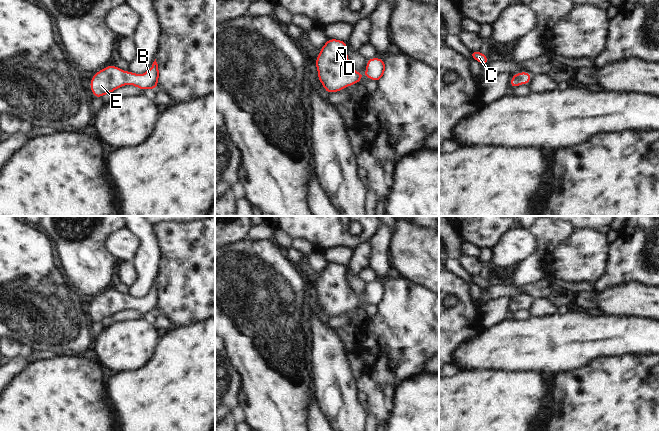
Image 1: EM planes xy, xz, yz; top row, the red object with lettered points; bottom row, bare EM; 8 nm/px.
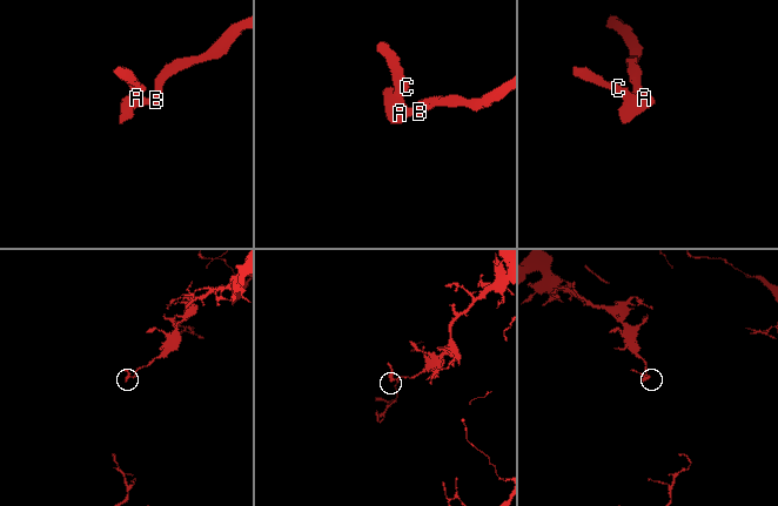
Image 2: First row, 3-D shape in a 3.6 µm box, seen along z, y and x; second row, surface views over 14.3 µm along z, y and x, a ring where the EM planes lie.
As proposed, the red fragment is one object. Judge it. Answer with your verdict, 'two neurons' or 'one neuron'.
one neuron

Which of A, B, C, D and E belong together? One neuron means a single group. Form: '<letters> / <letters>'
A B C D E

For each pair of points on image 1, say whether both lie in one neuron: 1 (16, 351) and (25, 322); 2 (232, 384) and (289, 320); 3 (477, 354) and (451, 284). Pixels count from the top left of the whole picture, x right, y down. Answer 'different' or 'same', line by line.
1: different
2: different
3: different

